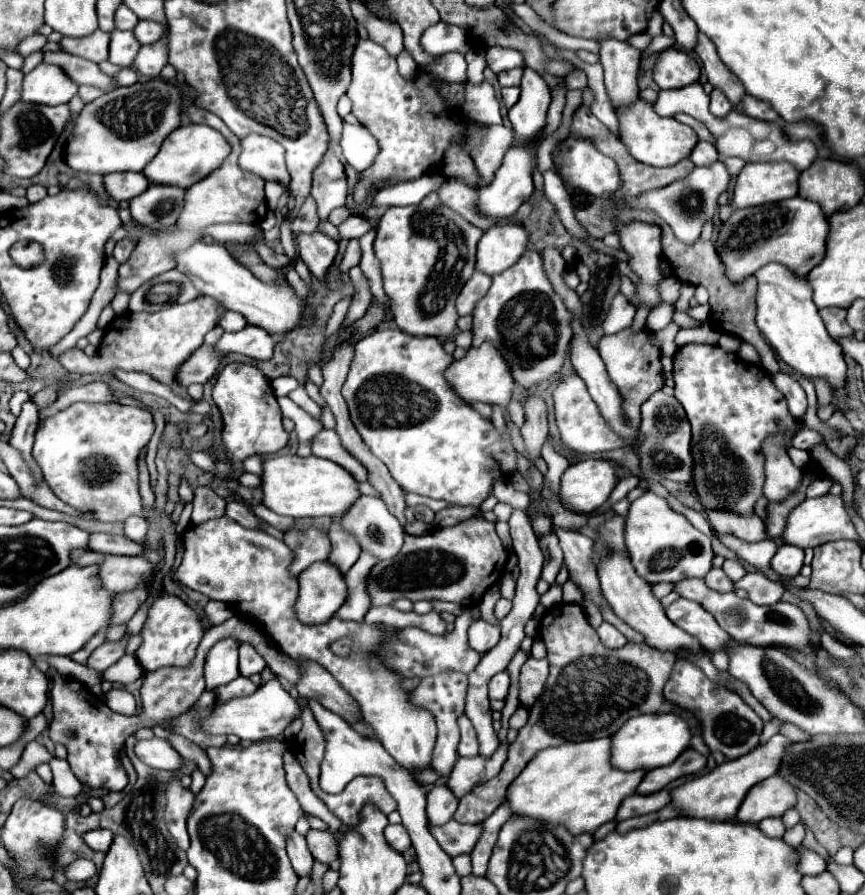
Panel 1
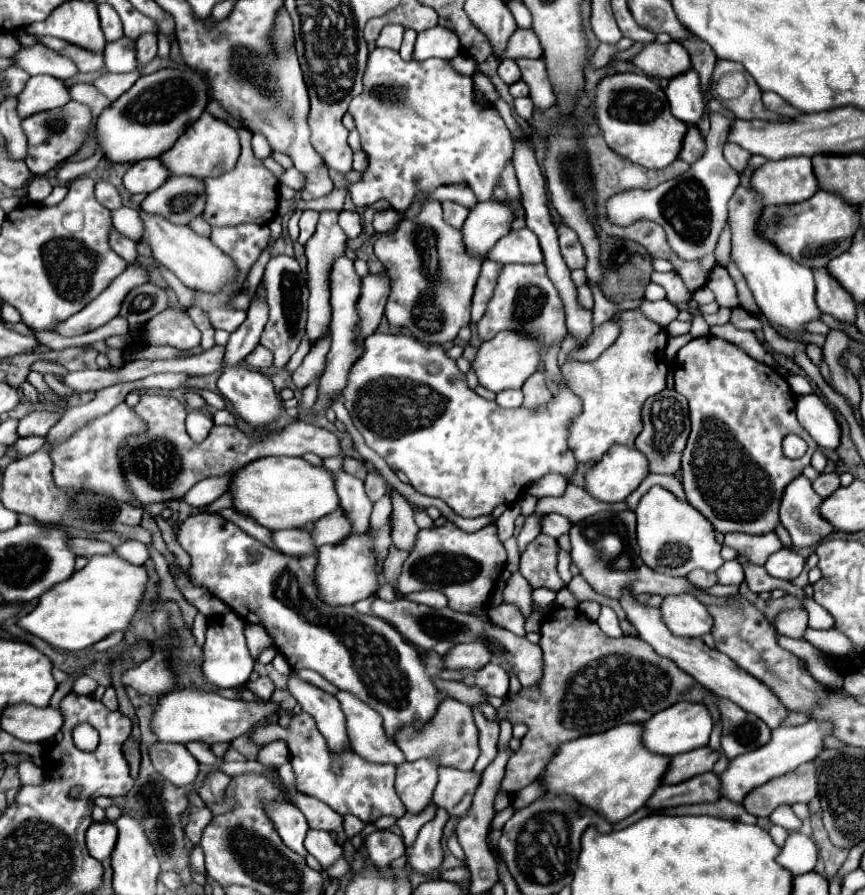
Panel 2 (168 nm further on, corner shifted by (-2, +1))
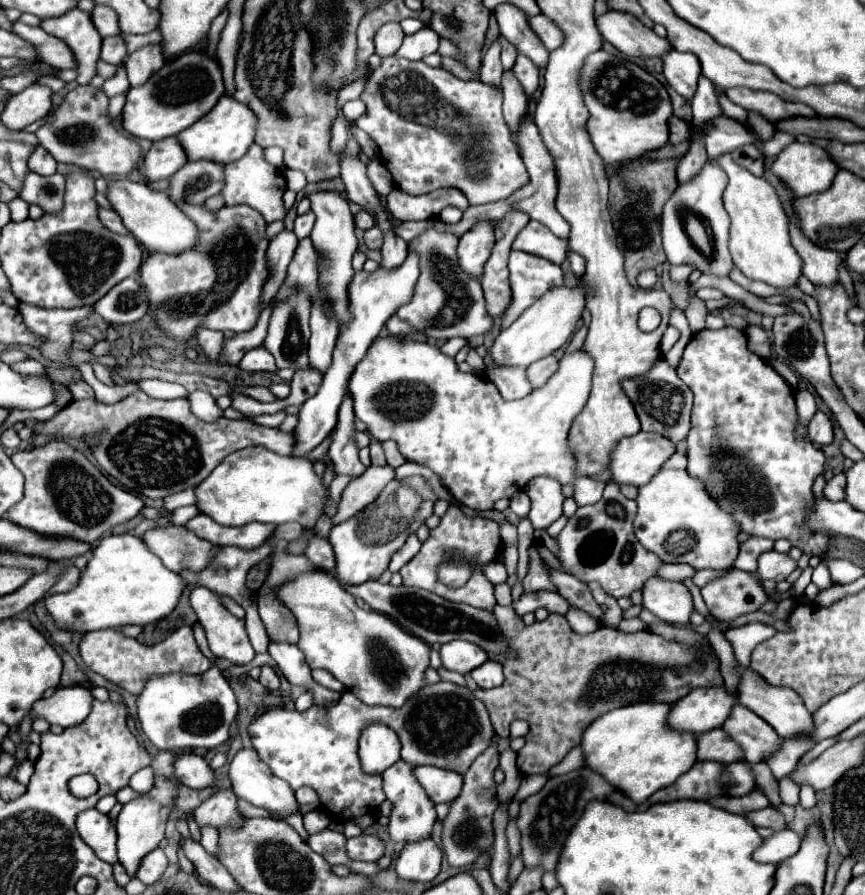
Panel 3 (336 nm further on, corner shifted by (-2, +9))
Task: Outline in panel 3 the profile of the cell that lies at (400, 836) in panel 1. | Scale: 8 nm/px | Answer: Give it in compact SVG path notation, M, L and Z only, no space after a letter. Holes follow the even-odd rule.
M361 834L347 840L347 854L353 860L375 862L385 854L385 842L377 834Z

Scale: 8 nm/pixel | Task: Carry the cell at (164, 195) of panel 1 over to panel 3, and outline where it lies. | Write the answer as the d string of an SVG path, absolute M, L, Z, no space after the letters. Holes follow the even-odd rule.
M187 162L169 178L169 198L173 202L205 204L207 198L223 190L223 164Z

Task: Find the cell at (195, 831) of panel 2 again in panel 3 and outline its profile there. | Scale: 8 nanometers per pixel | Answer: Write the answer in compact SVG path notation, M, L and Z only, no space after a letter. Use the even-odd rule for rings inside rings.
M207 826L201 828L201 844L203 844L203 848L205 848L209 854L213 854L213 856L217 856L217 838L219 838L219 834L217 834L217 830L213 830L211 826L209 826L209 828L207 828Z

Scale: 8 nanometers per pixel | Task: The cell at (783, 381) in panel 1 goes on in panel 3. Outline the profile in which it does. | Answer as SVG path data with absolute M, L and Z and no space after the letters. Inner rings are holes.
M817 410L815 416L809 420L807 428L809 428L807 434L813 442L817 442L821 446L827 446L827 444L833 442L833 424L831 424L831 418L825 412Z

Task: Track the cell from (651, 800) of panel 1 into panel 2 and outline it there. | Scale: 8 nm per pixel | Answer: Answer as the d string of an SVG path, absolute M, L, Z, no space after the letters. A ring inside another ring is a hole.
M713 772L699 774L687 782L679 784L663 784L647 802L651 808L669 808L681 804L701 804L701 802L717 802L719 796L719 776Z

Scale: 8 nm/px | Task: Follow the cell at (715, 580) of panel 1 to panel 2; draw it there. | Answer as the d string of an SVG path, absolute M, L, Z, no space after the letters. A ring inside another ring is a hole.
M705 570L689 572L689 574L687 574L687 580L689 580L689 584L699 586L699 588L711 588L711 586L717 584L717 576L711 574L711 572L705 572Z

